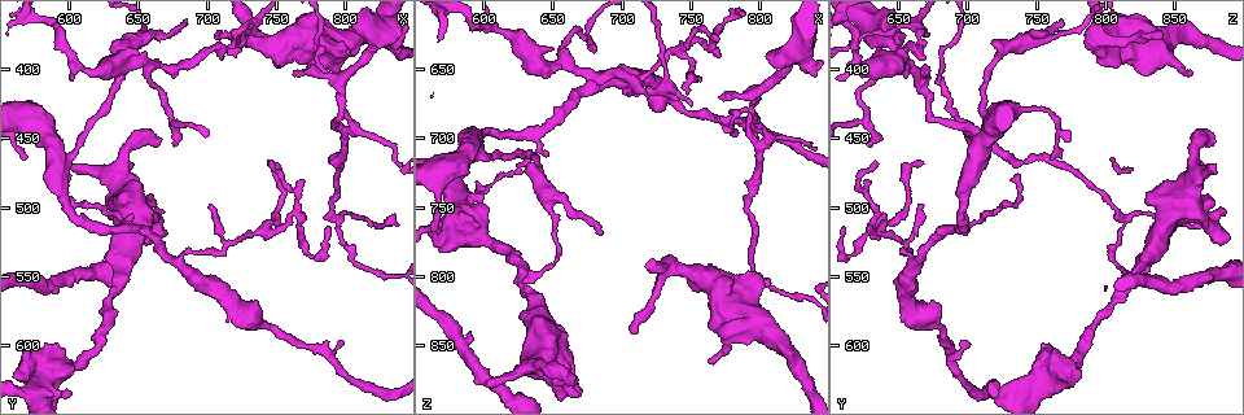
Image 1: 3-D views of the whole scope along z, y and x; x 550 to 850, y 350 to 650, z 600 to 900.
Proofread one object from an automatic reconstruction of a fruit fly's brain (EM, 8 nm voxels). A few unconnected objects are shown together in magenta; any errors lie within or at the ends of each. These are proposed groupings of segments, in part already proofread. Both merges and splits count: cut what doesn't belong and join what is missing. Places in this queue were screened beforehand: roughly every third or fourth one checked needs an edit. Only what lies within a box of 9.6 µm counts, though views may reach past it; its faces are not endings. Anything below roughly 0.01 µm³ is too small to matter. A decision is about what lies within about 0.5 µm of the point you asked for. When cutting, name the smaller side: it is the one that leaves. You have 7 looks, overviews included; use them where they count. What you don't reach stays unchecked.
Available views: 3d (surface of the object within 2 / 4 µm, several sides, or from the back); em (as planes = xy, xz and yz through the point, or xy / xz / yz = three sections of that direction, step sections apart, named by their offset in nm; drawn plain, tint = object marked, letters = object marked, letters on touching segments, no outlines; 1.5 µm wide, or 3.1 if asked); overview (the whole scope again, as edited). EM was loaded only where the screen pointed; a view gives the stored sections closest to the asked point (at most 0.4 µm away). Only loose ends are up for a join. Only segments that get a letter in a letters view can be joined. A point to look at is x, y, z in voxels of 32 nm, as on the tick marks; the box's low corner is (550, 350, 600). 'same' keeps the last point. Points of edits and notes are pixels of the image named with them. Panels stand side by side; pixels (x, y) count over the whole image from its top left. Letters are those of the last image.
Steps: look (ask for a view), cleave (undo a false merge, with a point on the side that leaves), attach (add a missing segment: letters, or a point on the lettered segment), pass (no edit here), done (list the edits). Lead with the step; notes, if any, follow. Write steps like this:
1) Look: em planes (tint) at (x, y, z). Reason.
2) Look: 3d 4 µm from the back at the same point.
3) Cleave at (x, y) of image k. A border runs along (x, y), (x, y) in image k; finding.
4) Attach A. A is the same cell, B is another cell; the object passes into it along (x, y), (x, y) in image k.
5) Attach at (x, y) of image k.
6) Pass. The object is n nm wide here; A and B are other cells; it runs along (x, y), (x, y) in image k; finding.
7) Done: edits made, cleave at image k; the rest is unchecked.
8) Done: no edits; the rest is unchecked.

Look: em xz step 4 (tint) at (790, 508, 814). Three-way junction.

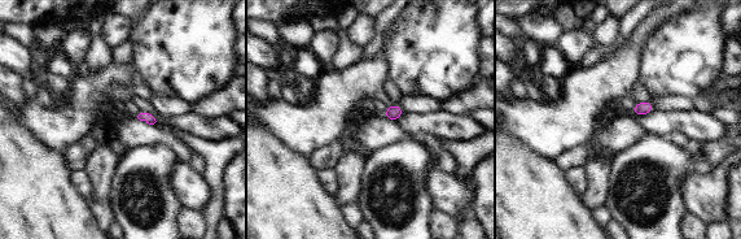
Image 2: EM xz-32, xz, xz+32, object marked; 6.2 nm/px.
Look: em planes (letters) at the same point. Another direction.

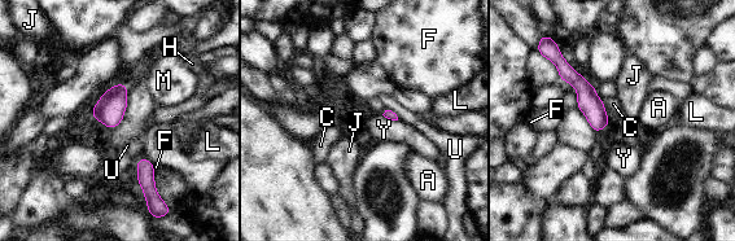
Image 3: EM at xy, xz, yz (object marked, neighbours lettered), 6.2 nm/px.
Pass. The object is 140 nm wide here; A, C, F, H, J, L, M, U and Y are other cells; it runs along (560, 62), (585, 90), (598, 127) in image 3; all the same neuron.

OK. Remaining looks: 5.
Look: em planes (letters) at (732, 368, 662). Three arms meet.

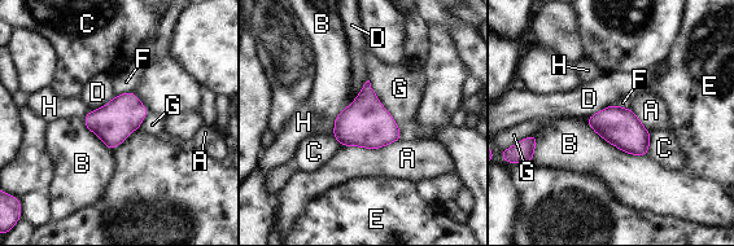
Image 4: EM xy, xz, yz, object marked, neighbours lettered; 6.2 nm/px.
Pass. The object is 240 nm wide here; A, B, C, D, E, F, G and H are other cells; a border runs along (368, 80), (341, 111) in image 4; continuous, no second neuron.

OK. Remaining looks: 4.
Look: em xy step 4 (tint) at (798, 444, 706). A fork.

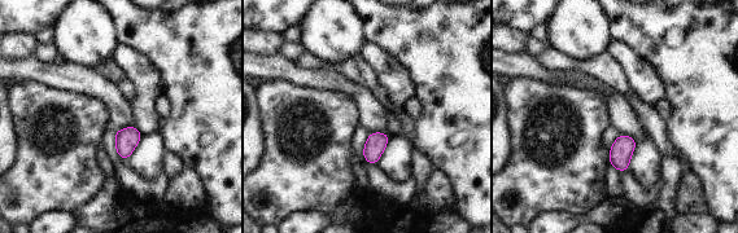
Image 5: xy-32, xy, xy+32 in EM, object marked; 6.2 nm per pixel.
Look: em planes (letters) at the same point.

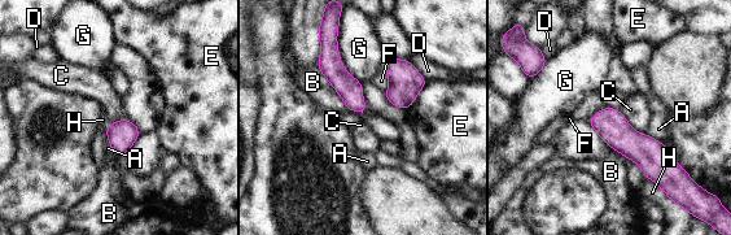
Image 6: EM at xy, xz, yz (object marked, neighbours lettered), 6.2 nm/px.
Pass. A, B, C, D, E, F, G and H are other cells; a border runs along (646, 175), (666, 195) in image 6; one neuron here.

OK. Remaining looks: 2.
Done: no edits; the rest is unchecked.

